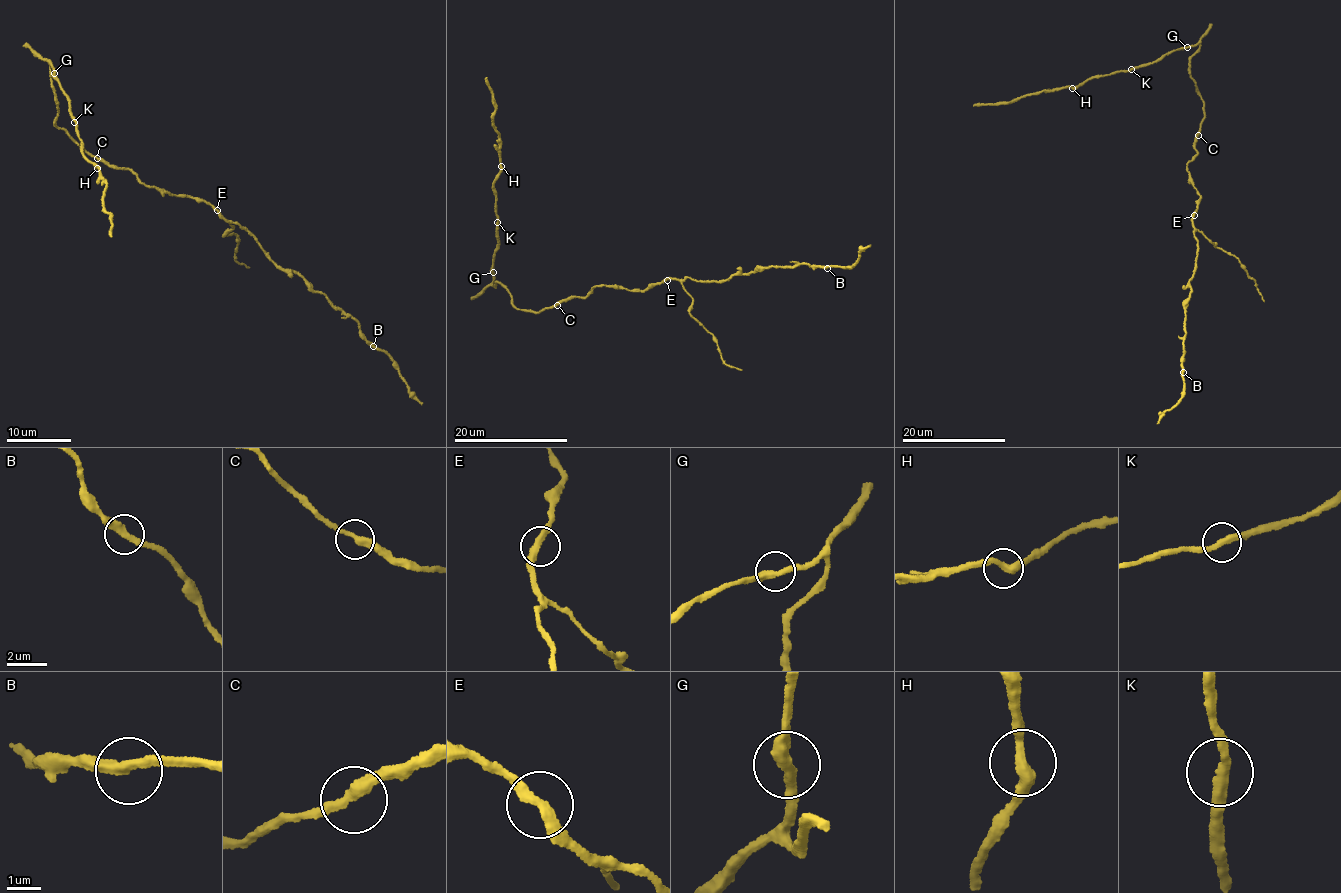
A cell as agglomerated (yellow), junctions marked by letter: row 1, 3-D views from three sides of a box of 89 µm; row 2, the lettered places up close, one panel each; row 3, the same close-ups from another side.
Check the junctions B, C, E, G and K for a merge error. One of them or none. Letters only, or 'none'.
none

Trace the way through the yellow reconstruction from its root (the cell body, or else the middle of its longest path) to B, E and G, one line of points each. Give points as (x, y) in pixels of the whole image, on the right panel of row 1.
B: (1195, 137), (1197, 152), (1187, 168), (1200, 196), (1193, 219), (1199, 247), (1184, 307), (1183, 372)
E: (1195, 137), (1197, 152), (1187, 168), (1200, 196), (1194, 215)
G: (1195, 137), (1204, 116), (1201, 97), (1190, 74), (1189, 61), (1199, 45), (1187, 47)

